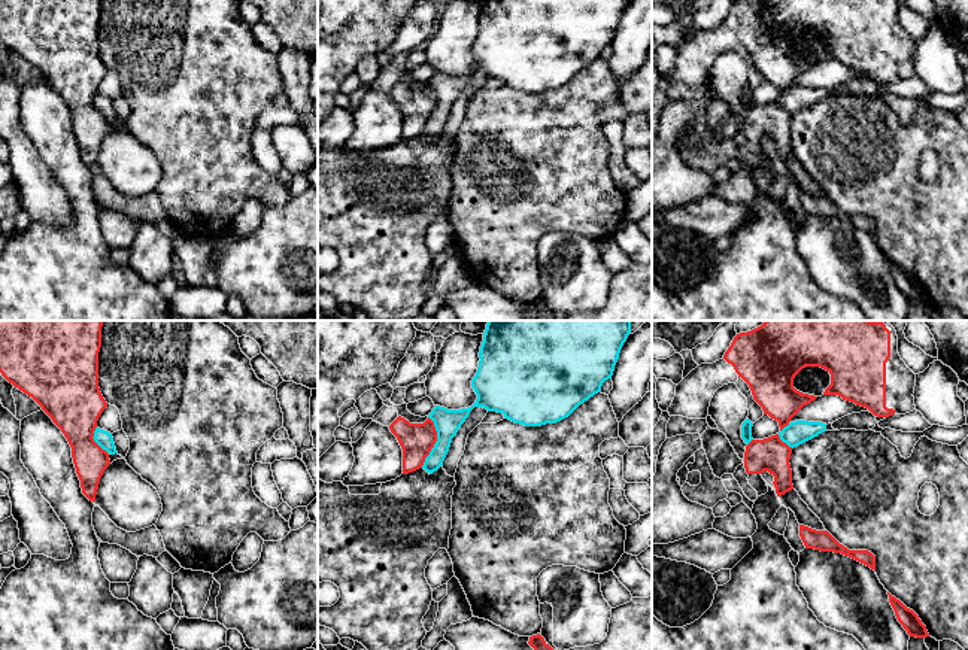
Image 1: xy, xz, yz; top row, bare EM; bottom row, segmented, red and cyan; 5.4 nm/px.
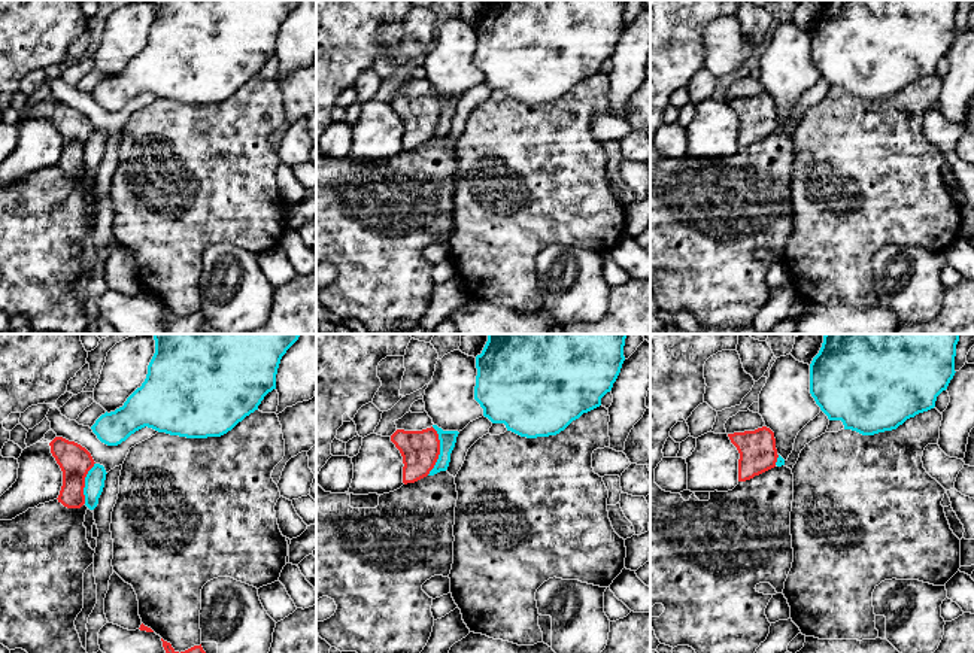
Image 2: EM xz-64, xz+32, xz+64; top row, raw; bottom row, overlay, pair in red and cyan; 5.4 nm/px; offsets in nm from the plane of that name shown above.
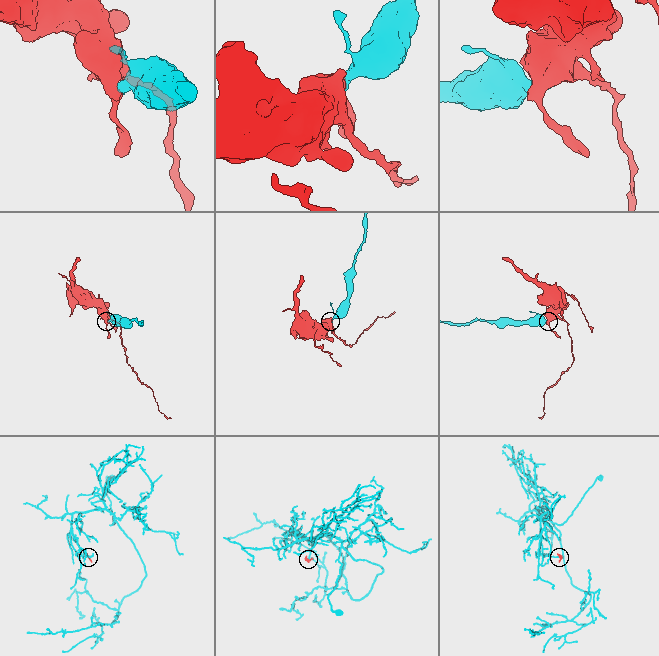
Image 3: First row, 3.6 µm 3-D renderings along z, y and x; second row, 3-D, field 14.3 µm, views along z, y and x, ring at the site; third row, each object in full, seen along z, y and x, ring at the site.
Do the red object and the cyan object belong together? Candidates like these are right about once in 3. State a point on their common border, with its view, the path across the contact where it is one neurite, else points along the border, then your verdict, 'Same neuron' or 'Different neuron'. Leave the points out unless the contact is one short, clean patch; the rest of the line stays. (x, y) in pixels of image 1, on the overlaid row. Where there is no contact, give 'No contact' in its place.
Touches red at xz (436, 440). Boundary: xz (428, 416), (436, 431), (436, 443), (421, 467). Different neuron

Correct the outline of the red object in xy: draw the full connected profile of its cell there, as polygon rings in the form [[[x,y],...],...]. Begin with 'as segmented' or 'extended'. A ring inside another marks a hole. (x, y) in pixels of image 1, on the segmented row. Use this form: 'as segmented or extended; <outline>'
as segmented; [[[0,321],[0,373],[31,397],[61,429],[72,447],[82,493],[95,501],[109,453],[94,441],[97,420],[107,407],[98,388],[98,352],[104,321]]]

